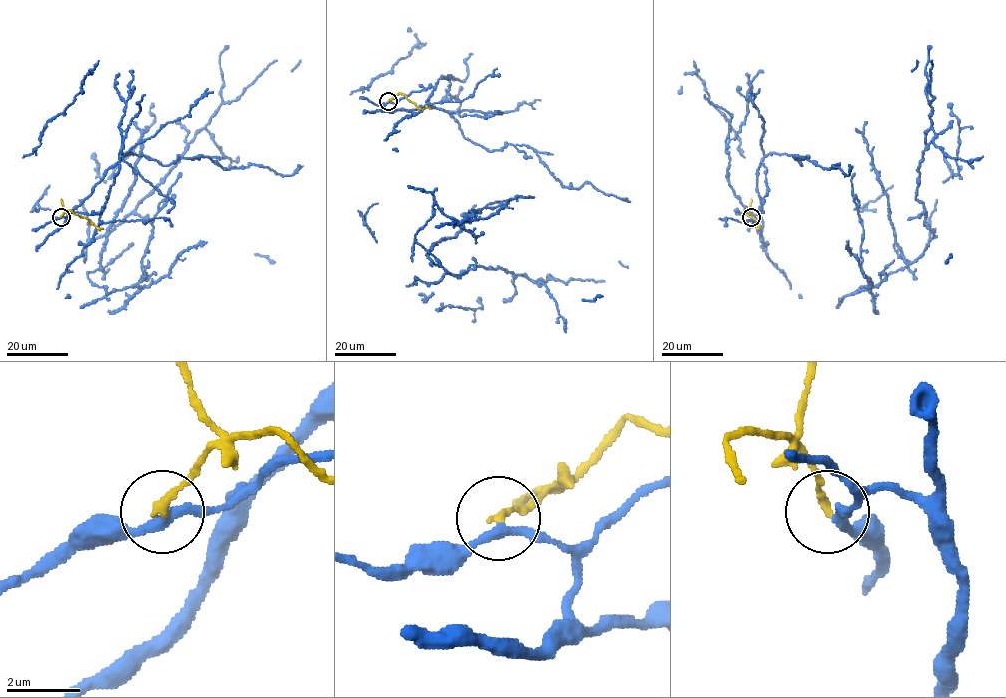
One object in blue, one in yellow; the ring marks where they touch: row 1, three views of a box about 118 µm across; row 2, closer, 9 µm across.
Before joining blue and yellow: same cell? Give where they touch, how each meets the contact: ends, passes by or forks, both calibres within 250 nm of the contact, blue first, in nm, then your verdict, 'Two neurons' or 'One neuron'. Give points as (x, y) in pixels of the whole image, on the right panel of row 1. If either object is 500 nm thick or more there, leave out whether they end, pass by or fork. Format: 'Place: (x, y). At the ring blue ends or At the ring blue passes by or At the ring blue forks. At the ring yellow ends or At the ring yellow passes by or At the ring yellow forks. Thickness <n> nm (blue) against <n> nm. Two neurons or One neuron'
Place: (751, 217). At the ring blue passes by. At the ring yellow ends. Thickness 240 nm (blue) against 220 nm. Two neurons

